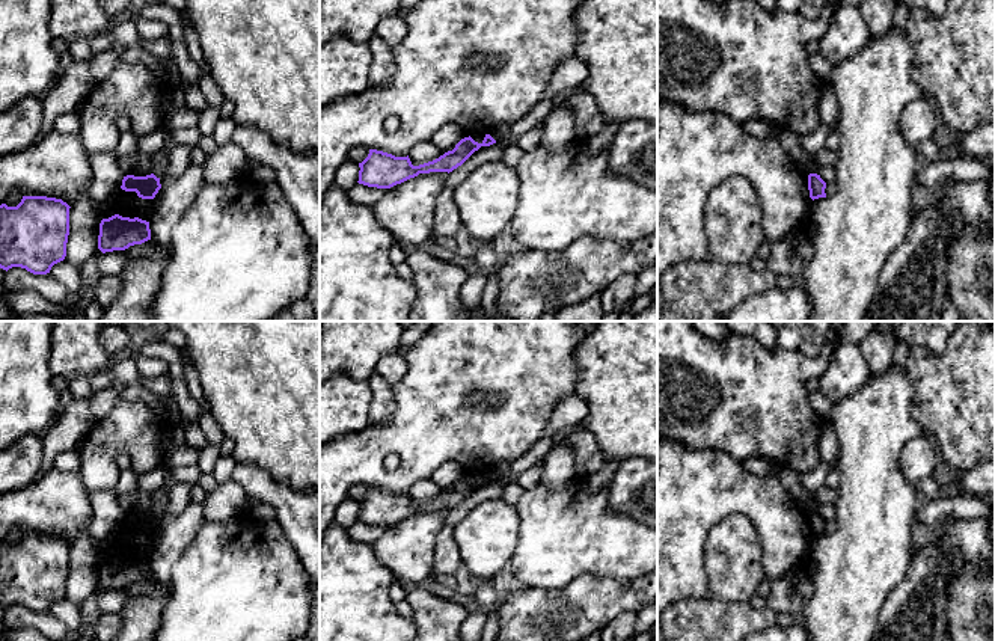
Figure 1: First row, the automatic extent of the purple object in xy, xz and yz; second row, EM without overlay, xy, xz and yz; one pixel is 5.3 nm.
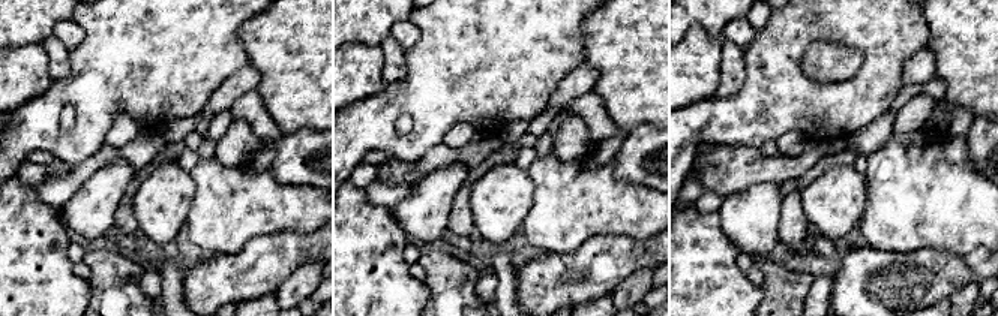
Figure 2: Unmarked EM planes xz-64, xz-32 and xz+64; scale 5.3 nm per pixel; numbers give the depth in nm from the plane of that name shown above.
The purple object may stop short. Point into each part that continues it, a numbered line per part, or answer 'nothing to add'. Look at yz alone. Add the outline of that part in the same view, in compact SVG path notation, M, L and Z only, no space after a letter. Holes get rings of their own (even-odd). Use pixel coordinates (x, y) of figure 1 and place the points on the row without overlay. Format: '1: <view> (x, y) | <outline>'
nothing to add

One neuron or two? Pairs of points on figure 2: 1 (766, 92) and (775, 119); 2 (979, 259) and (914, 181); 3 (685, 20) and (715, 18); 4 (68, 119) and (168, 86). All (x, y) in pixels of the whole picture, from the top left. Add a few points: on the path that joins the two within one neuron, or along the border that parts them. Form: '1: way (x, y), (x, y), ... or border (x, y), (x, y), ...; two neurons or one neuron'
1: way (772, 98), (773, 113); one neuron
2: border (982, 246), (961, 253), (935, 249); two neurons
3: way (692, 17), (707, 17); one neuron
4: border (69, 104), (62, 111), (60, 125), (63, 129); two neurons

